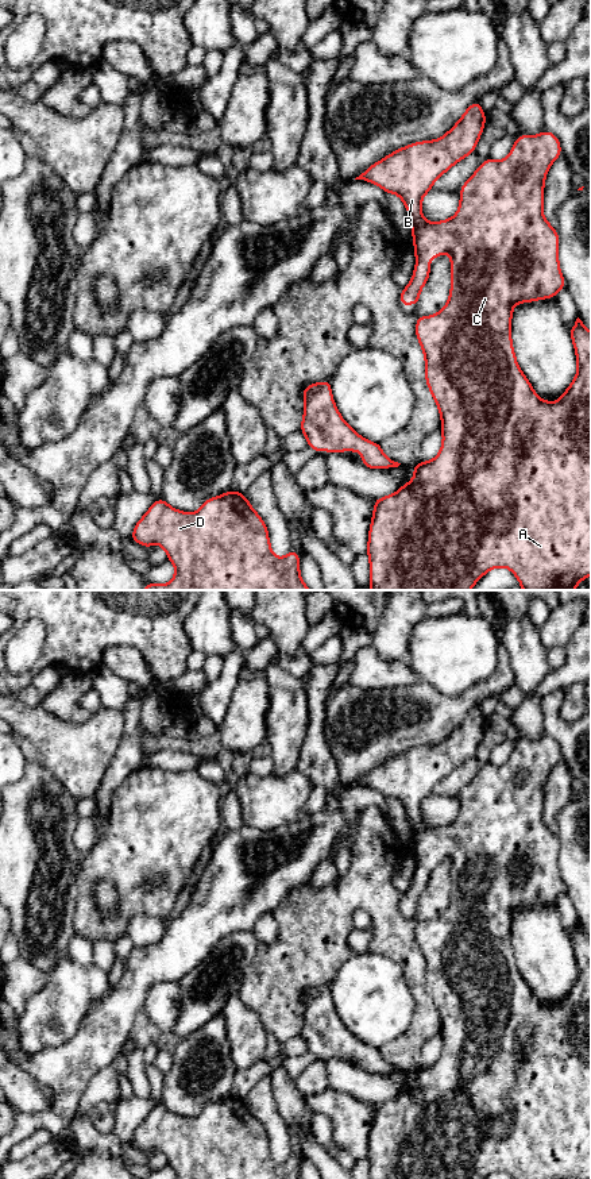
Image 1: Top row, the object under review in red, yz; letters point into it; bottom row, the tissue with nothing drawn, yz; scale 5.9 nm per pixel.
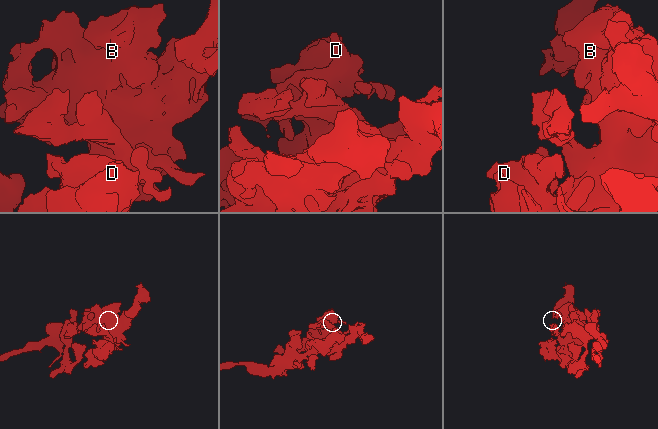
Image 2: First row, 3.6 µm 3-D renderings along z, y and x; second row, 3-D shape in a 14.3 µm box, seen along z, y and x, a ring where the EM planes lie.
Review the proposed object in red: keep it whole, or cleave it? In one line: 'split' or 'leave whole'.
leave whole

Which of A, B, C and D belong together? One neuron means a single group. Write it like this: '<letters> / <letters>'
A B C D

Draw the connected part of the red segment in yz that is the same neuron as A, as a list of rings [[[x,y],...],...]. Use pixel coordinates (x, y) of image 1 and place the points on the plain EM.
[[[480,706],[472,708],[460,725],[441,743],[436,745],[416,747],[393,756],[379,767],[371,770],[355,785],[363,785],[381,791],[386,798],[395,798],[407,813],[412,829],[412,841],[416,847],[416,872],[409,890],[402,894],[399,909],[416,910],[422,891],[430,878],[429,866],[444,858],[451,859],[451,899],[445,912],[433,921],[420,921],[416,926],[416,941],[425,960],[426,990],[437,1009],[441,1021],[443,1051],[437,1062],[428,1067],[413,1070],[414,1083],[398,1094],[394,1099],[375,1103],[375,1111],[368,1138],[366,1159],[370,1161],[370,1179],[486,1179],[495,1172],[507,1172],[513,1179],[591,1179],[591,937],[578,922],[569,936],[578,964],[578,978],[569,993],[556,1007],[541,1005],[526,980],[518,972],[514,952],[511,949],[513,912],[518,908],[532,908],[555,902],[567,891],[560,878],[557,836],[546,827],[542,818],[544,789],[549,771],[563,758],[557,741],[546,735],[540,740],[519,740],[510,759],[502,766],[487,763],[460,794],[460,810],[456,820],[448,825],[429,828],[421,816],[422,802],[432,795],[433,787],[448,777],[456,767],[472,759],[483,737],[486,720]]]

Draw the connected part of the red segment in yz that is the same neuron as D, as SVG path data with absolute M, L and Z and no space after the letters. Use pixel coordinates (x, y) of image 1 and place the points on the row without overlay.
M236 1095L208 1103L194 1118L177 1116L158 1103L136 1128L131 1143L147 1153L161 1149L175 1179L300 1179L298 1157L291 1153L285 1163L277 1163L264 1126Z

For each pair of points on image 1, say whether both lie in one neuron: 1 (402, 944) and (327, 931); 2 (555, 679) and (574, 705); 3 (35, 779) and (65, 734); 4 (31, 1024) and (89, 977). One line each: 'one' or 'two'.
1: one
2: two
3: two
4: one

